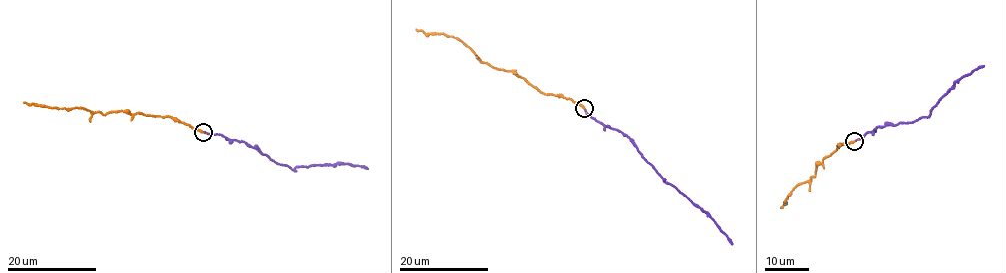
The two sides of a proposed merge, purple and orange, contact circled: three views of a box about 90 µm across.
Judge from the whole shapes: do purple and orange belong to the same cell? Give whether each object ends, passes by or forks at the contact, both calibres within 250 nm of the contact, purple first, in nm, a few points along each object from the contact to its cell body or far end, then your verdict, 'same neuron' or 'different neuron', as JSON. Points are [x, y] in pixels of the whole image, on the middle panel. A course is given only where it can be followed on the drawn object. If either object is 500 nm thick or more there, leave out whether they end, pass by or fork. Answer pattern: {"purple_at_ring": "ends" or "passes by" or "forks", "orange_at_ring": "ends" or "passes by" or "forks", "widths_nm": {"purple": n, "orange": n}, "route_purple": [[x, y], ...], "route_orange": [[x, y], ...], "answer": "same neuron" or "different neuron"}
{"purple_at_ring": "ends", "orange_at_ring": "ends", "widths_nm": {"purple": 170, "orange": 240}, "route_purple": [[584, 108], [597, 121], [631, 140], [666, 182], [707, 214], [732, 244]], "route_orange": [[584, 108], [572, 100], [541, 93], [512, 71], [483, 62], [461, 41], [451, 36], [425, 34], [415, 29]], "answer": "same neuron"}

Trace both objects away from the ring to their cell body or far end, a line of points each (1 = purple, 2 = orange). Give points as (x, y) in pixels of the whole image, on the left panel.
1: (203, 132), (246, 143), (272, 161), (294, 170), (339, 163), (367, 168)
2: (203, 132), (171, 117), (125, 112), (102, 115), (80, 107), (61, 108), (23, 102)

